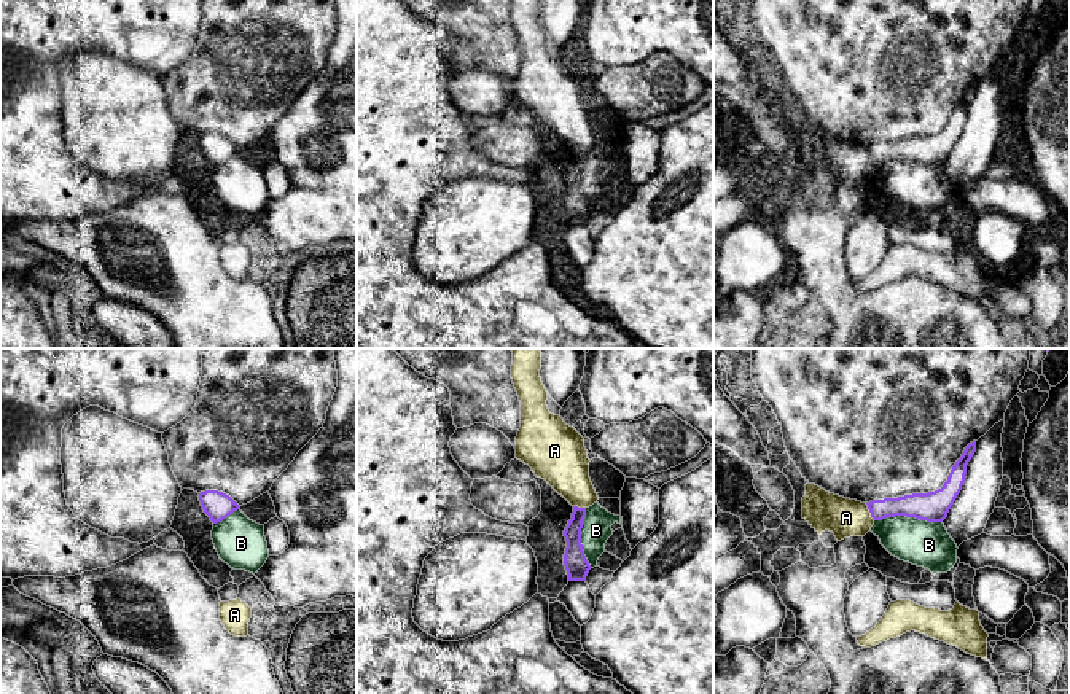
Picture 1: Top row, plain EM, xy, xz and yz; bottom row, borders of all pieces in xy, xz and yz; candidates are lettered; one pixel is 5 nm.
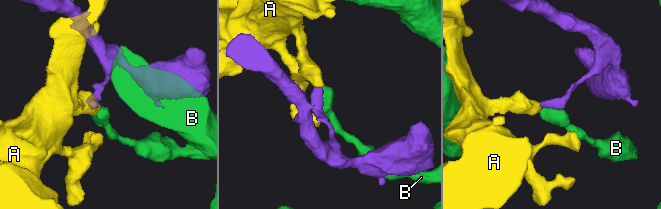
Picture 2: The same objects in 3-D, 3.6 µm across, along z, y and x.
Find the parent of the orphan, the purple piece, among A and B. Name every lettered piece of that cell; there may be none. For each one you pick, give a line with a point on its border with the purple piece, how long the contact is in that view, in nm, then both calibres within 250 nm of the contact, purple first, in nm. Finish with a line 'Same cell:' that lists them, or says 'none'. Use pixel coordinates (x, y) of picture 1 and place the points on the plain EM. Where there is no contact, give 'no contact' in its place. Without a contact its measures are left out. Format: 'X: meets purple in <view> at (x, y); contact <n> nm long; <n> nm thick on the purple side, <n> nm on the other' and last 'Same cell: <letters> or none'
A: meets purple in yz at (870, 155); contact 100 nm long; 130 nm thick on the purple side, 200 nm on the other
Same cell: A

